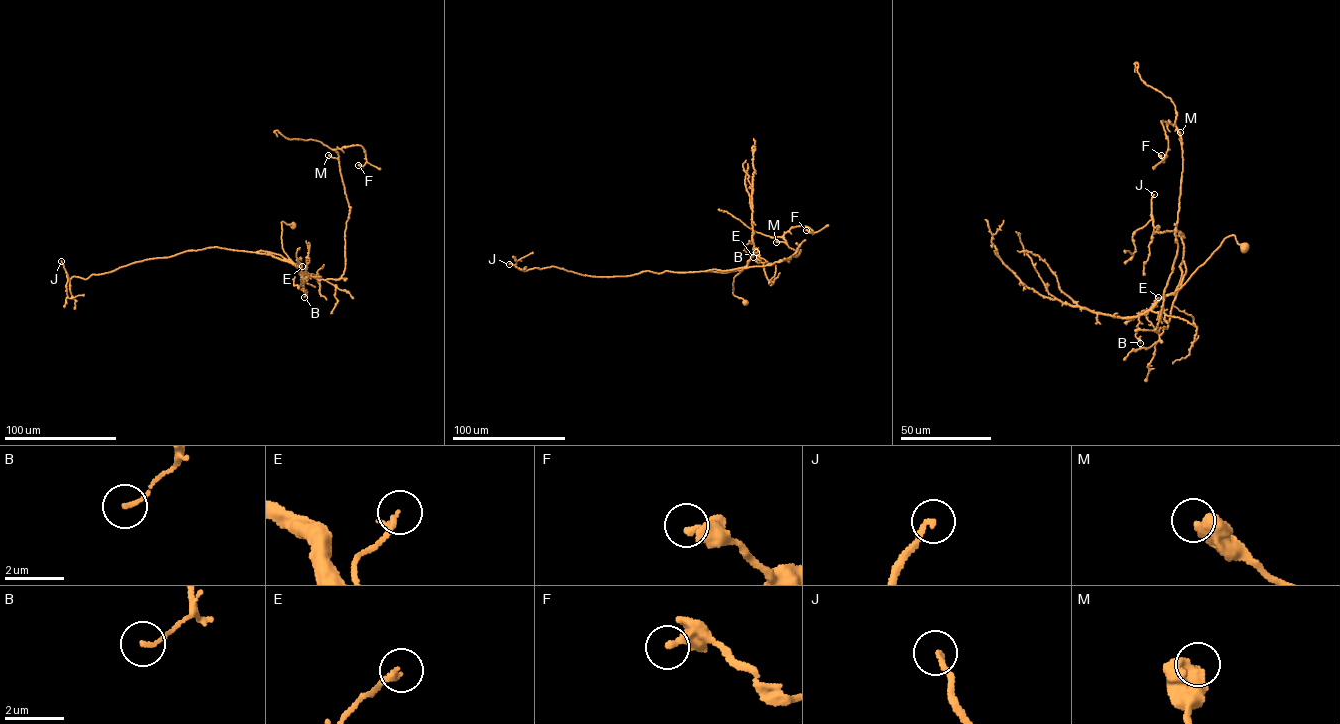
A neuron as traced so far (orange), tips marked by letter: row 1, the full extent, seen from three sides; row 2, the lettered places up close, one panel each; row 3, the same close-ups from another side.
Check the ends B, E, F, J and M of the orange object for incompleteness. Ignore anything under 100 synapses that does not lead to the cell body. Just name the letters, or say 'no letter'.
J

